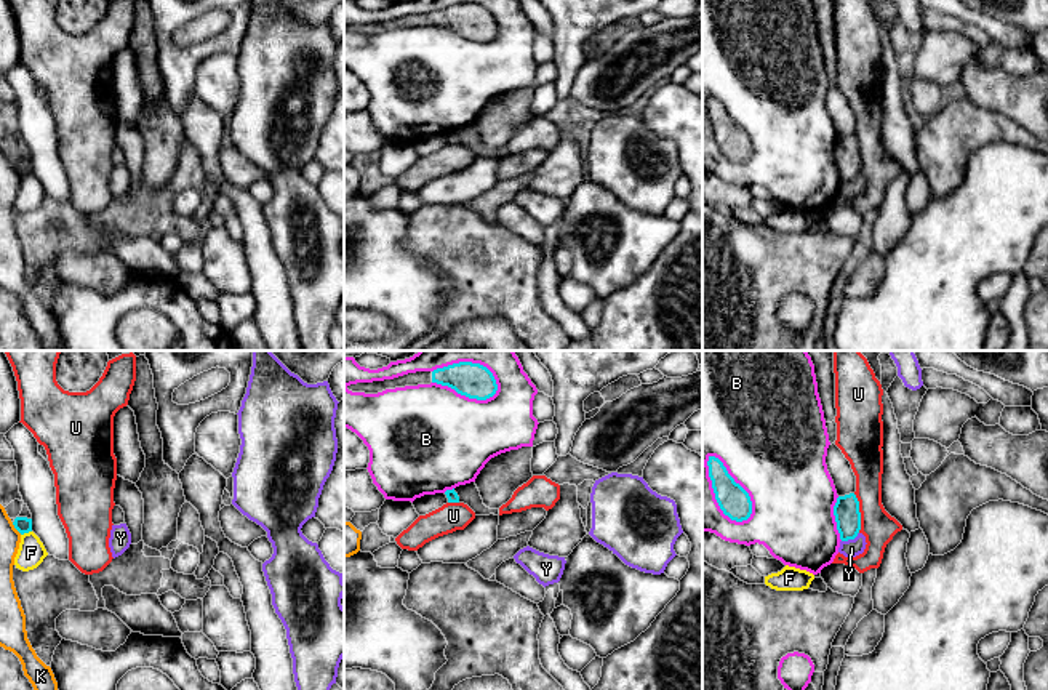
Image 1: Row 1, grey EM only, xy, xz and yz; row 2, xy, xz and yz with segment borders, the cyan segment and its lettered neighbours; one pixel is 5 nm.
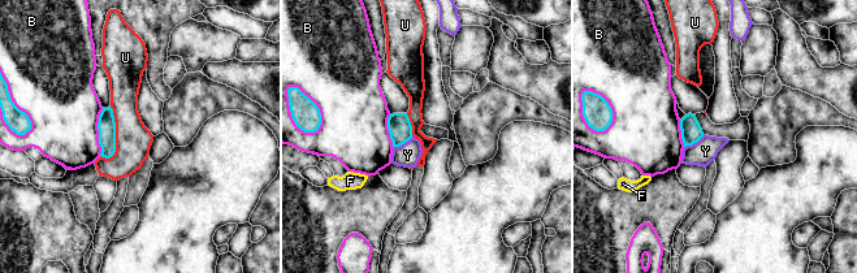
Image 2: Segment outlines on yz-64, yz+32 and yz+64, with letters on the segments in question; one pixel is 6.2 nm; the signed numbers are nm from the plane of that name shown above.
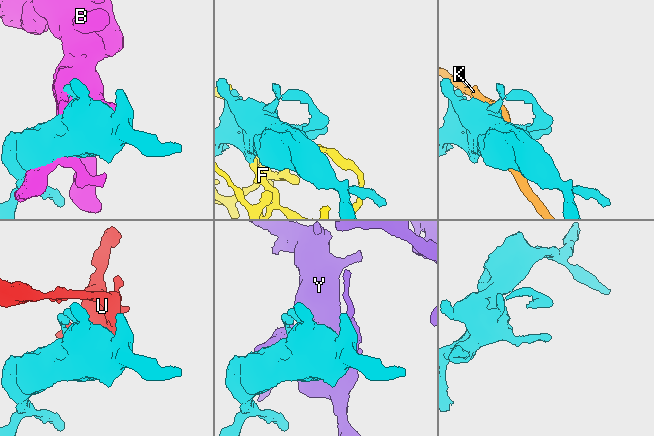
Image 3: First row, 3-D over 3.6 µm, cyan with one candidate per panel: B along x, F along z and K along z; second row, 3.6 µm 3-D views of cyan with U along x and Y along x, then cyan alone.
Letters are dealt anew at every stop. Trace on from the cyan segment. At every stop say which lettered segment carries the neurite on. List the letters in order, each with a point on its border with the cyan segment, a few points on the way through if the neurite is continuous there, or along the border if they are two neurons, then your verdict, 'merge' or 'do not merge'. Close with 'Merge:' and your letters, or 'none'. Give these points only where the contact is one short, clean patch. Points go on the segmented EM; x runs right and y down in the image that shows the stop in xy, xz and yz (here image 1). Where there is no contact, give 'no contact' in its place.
B: contact xz (471, 362); do not merge
F: contact xy (26, 532); do not merge
K: contact xy (16, 529); border xy (12, 522), (21, 533); do not merge
U: contact yz (860, 513); border yz (853, 493), (858, 501), (860, 532); do not merge
Y: contact yz (850, 538); border yz (858, 532), (853, 538), (842, 541); do not merge
Merge: none

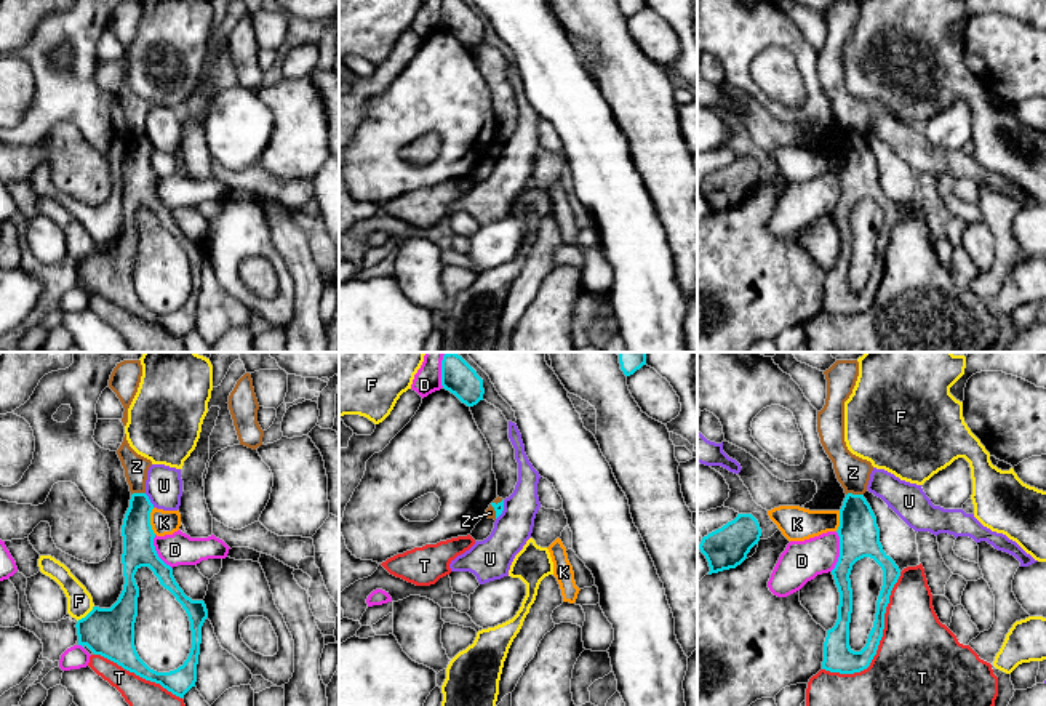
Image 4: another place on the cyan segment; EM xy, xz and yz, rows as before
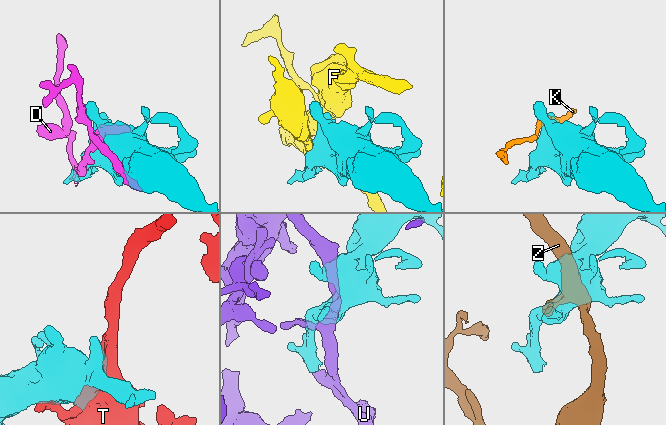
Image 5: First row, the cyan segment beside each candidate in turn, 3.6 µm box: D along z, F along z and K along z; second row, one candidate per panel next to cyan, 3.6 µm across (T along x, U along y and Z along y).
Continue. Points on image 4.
D: contact yz (840, 551); do not merge
F: contact xy (87, 615); do not merge
K: contact xy (149, 521); do not merge
T: contact yz (878, 642); do not merge
U: contact xy (149, 500); merge
Z: contact yz (854, 495); border yz (862, 493), (846, 495); do not merge
Merge: U

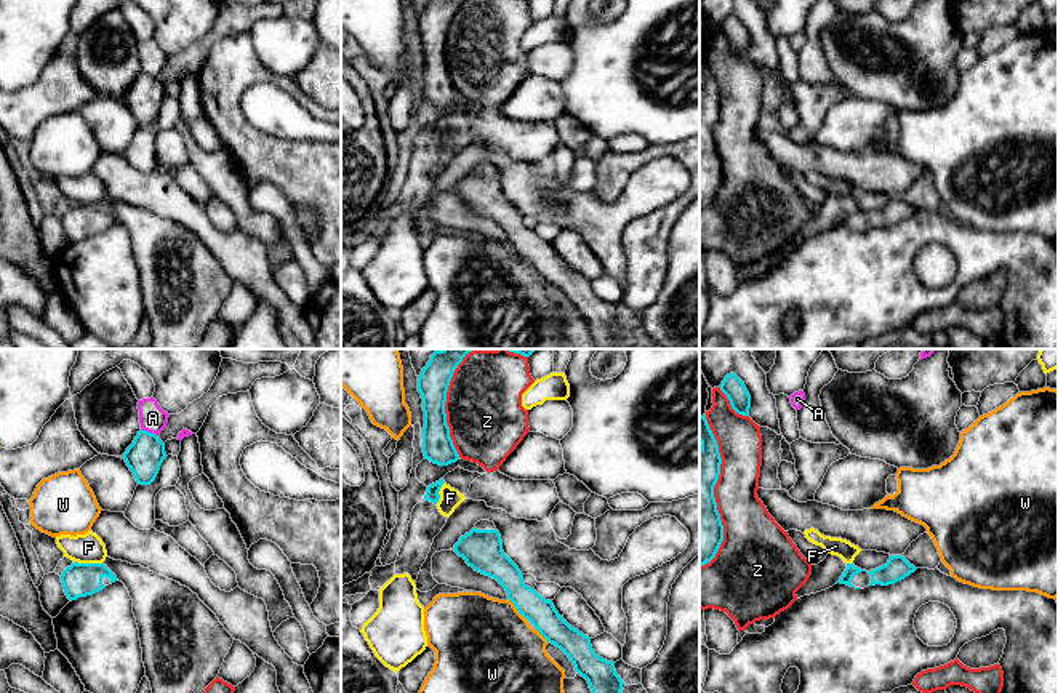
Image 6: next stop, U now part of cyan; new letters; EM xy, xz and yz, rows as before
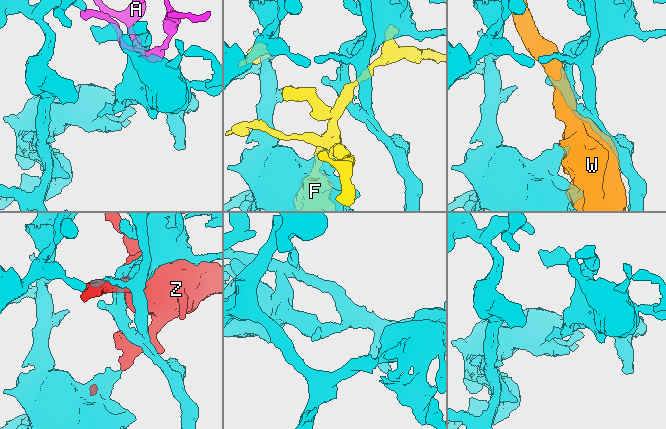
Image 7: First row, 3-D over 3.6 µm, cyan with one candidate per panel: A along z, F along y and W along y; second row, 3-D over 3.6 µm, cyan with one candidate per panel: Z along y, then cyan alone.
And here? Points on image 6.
A: contact xy (149, 432); do not merge
F: contact xy (88, 564); do not merge
W: contact xz (516, 607); do not merge
Z: contact xz (447, 391); do not merge
Merge: none

